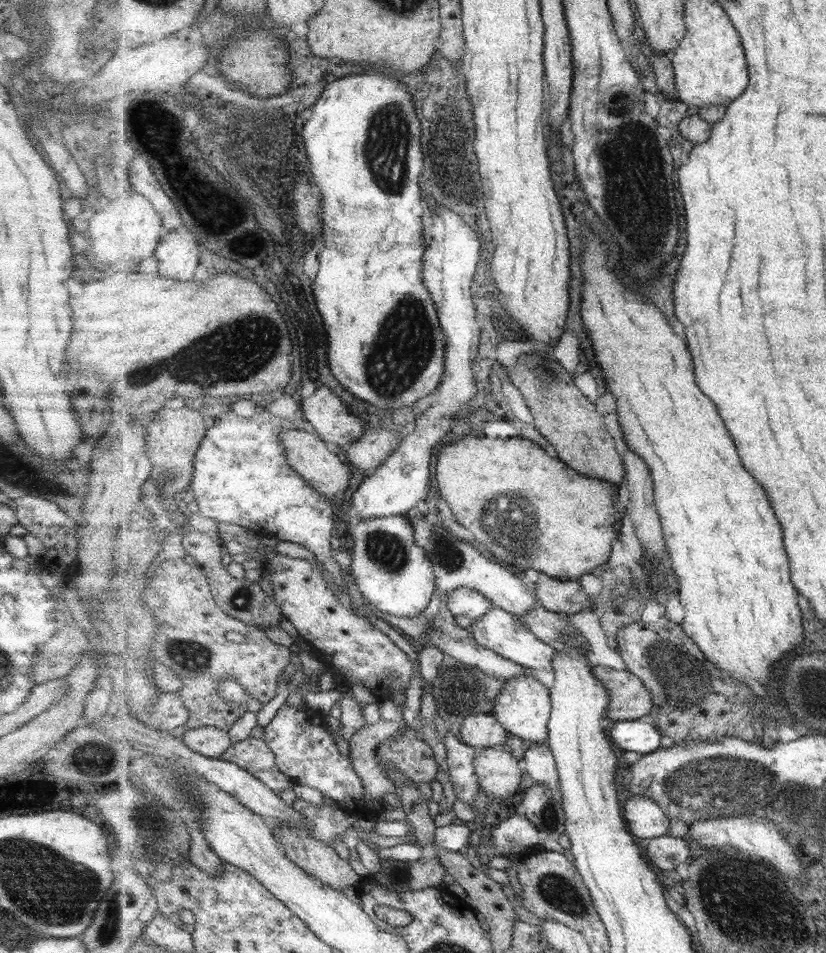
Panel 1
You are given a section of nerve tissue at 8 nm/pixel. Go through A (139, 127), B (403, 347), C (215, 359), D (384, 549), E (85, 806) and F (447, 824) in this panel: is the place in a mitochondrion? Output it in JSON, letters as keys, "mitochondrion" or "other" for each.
{"A":"other","B":"mitochondrion","C":"mitochondrion","D":"mitochondrion","E":"other","F":"other"}

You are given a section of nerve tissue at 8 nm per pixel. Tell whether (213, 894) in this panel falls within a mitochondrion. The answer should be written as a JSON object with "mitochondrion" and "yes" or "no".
{"mitochondrion":"no"}

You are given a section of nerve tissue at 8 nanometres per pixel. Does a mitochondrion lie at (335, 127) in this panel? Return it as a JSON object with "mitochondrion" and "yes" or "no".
{"mitochondrion":"no"}

